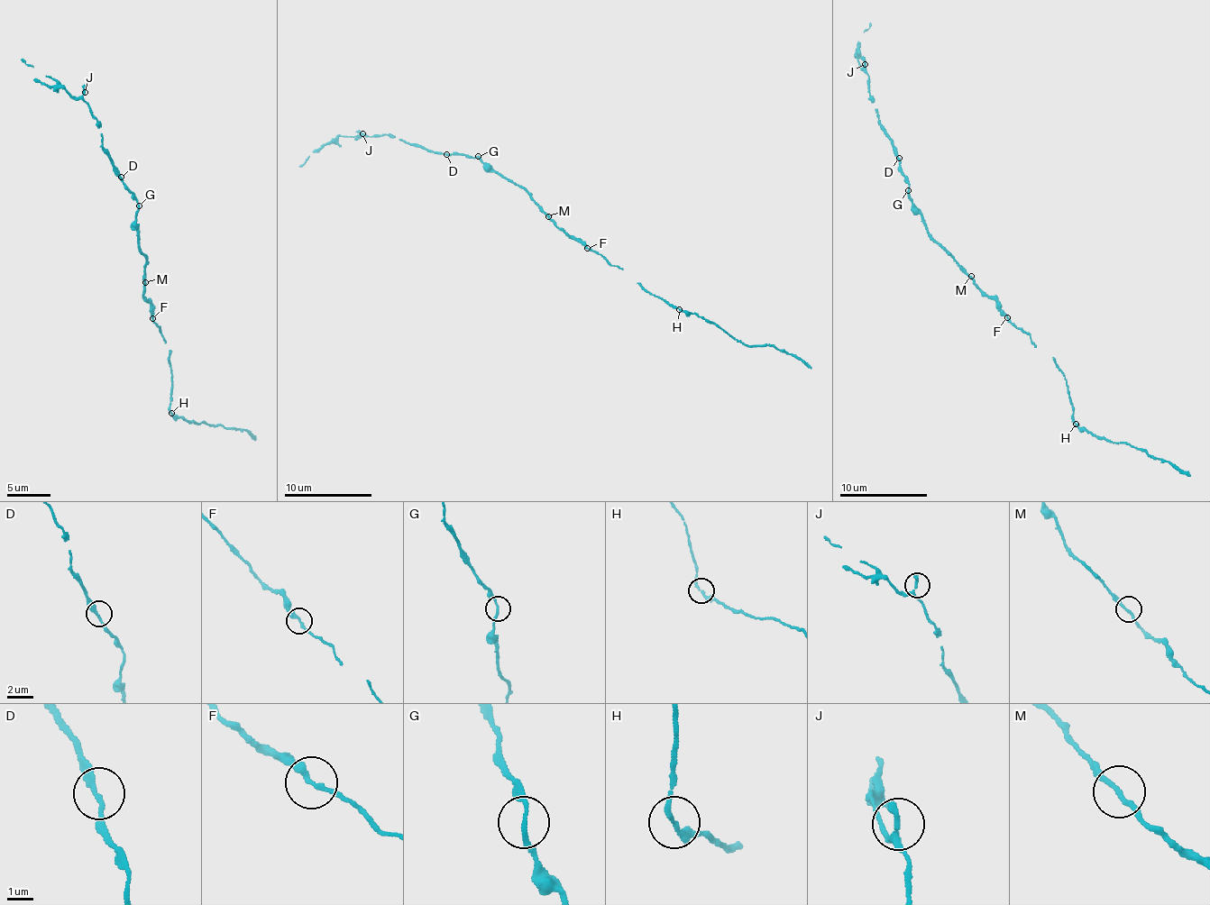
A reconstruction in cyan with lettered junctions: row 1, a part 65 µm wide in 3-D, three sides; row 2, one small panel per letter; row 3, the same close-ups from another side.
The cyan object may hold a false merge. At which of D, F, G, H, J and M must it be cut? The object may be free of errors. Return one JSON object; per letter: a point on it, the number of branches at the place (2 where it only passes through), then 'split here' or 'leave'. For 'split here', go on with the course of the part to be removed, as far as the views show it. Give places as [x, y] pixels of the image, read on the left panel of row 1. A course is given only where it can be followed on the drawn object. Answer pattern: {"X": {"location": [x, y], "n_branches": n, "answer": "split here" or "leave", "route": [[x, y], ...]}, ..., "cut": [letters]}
{"D": {"location": [121, 177], "n_branches": 2, "answer": "leave"}, "F": {"location": [152, 318], "n_branches": 2, "answer": "leave"}, "G": {"location": [139, 205], "n_branches": 2, "answer": "leave"}, "H": {"location": [171, 413], "n_branches": 2, "answer": "leave"}, "J": {"location": [85, 92], "n_branches": 2, "answer": "leave"}, "M": {"location": [145, 282], "n_branches": 2, "answer": "leave"}, "cut": []}

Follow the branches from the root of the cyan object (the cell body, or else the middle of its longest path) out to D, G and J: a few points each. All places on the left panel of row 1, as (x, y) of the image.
D: (143, 290), (147, 261), (138, 244), (134, 222), (139, 204), (121, 177)
G: (143, 290), (147, 261), (138, 244), (134, 222), (139, 205)
J: (143, 290), (147, 261), (138, 244), (134, 222), (139, 204), (102, 144), (97, 118), (83, 96), (85, 92)

